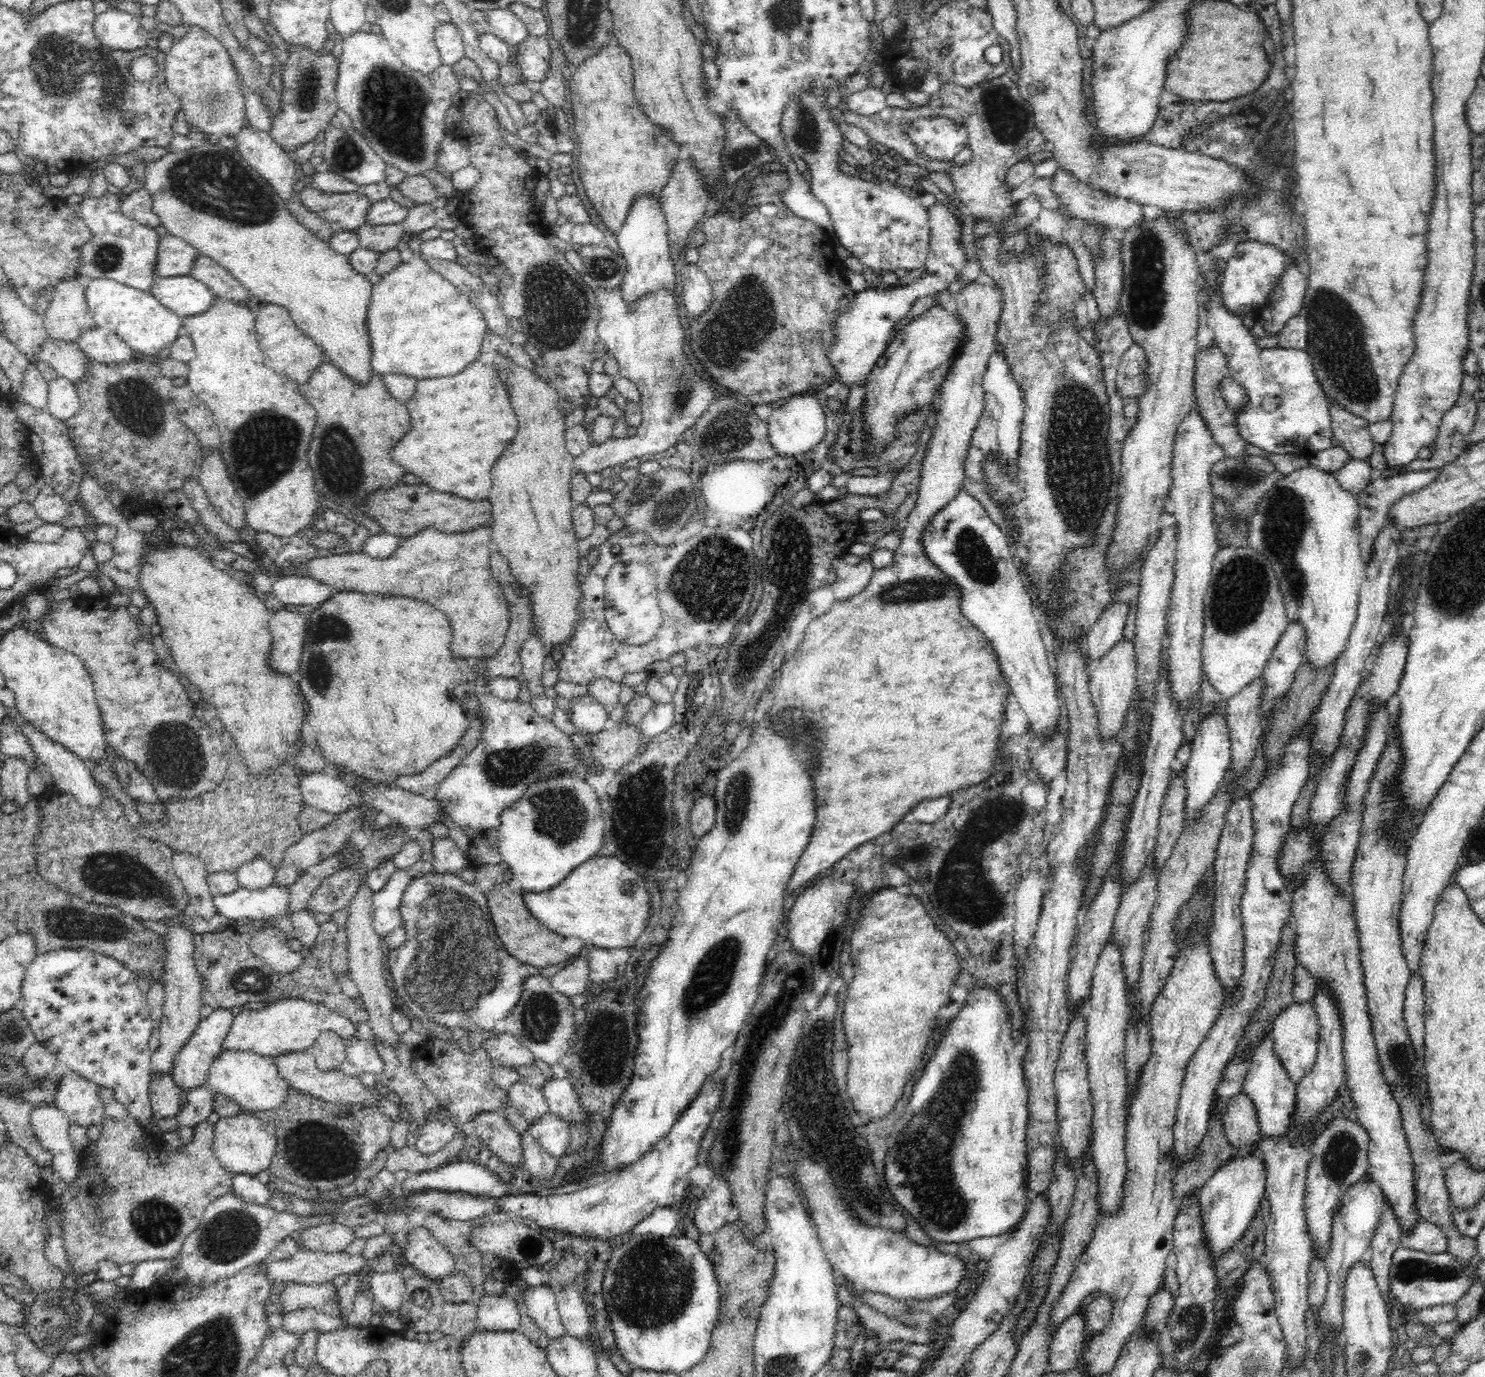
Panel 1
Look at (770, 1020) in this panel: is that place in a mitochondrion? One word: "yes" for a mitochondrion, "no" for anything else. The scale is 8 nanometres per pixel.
yes

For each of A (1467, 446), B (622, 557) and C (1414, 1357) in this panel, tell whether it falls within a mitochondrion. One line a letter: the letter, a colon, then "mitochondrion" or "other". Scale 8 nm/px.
A: other
B: other
C: other

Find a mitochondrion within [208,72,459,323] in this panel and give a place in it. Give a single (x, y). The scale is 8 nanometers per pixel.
(348, 155)

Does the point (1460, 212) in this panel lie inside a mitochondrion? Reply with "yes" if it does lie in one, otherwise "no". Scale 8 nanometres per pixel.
no

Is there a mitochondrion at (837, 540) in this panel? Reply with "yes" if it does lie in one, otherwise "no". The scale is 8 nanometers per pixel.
yes

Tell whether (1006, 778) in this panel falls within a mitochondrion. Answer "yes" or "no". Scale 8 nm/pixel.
no

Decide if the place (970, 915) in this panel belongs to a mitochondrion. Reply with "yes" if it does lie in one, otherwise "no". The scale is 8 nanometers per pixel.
yes

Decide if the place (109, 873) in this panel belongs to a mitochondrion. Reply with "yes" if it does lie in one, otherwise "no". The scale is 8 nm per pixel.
yes

